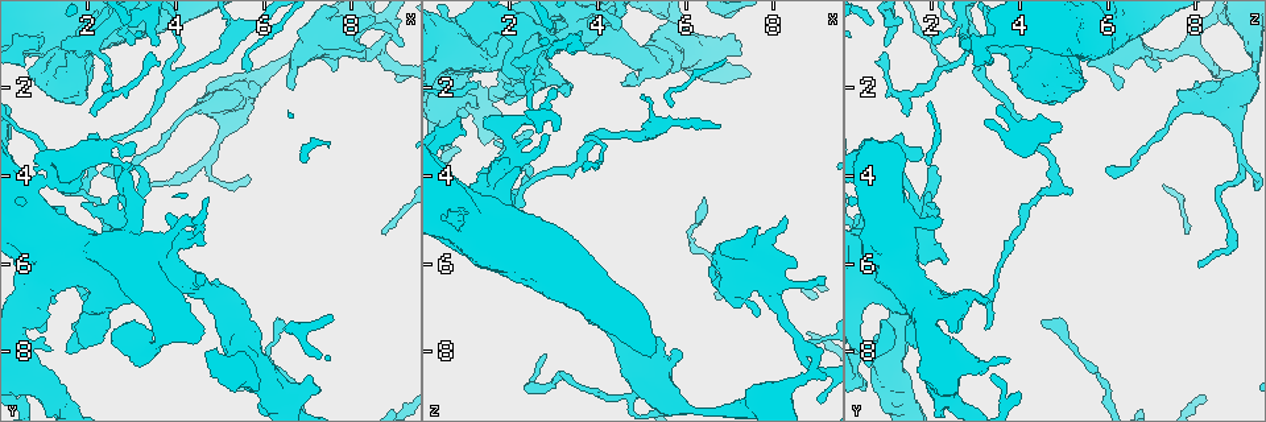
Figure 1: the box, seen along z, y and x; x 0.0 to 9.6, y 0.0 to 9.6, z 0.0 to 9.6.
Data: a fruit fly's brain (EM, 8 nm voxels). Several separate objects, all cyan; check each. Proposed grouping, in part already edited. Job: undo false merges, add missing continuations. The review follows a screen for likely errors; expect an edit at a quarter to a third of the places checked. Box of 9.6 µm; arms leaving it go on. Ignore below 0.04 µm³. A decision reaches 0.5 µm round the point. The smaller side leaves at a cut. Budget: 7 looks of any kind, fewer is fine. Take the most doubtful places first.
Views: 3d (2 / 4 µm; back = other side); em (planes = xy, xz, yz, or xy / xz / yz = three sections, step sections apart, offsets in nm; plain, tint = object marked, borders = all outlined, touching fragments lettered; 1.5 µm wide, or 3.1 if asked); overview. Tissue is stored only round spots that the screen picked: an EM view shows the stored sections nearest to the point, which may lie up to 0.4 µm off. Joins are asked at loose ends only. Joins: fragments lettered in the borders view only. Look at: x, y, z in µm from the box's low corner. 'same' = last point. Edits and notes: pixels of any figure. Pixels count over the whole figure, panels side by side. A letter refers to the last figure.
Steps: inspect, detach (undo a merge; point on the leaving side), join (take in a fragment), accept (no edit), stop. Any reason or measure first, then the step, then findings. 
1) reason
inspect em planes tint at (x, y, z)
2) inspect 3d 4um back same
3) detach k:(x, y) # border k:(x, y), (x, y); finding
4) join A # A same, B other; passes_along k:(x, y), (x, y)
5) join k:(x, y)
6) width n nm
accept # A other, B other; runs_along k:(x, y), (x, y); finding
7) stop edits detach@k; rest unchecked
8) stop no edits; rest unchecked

stops while still wide
inspect 3d 2um at (8.25, 1.05, 4.85)

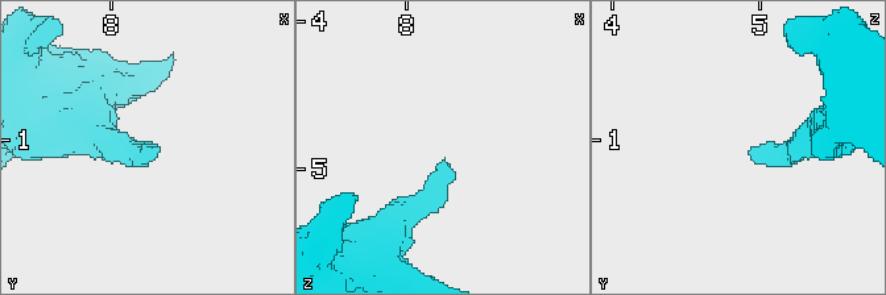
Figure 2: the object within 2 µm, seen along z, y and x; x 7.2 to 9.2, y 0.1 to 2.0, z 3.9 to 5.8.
now the EM
inspect em planes tint at (8.28, 1.08, 4.90)

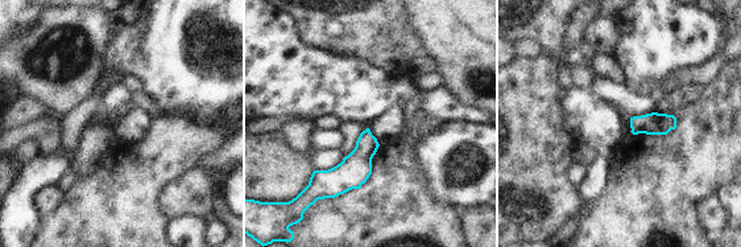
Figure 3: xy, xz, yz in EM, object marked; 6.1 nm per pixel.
inspect em planes borders same

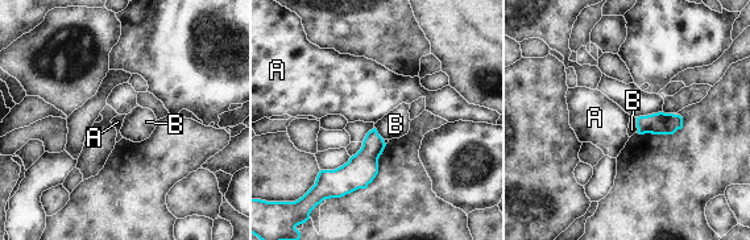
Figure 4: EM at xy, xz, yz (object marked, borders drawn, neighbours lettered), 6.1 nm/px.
longest_contact B 90 nm
accept # A other, B other; border 4:(635, 118), (637, 131); no lettered fragment goes on from it

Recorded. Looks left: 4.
branch stops here
inspect 3d 4um at (9.00, 1.90, 9.20)

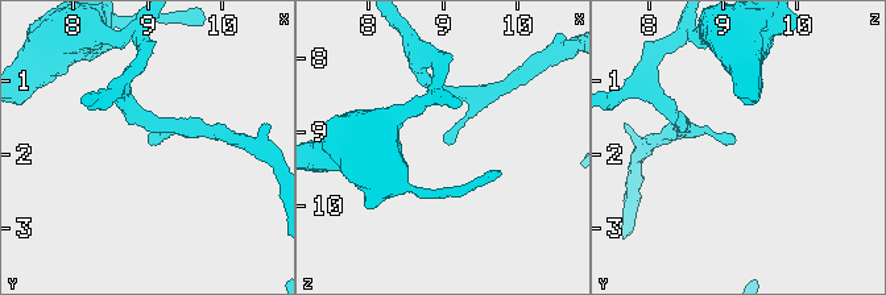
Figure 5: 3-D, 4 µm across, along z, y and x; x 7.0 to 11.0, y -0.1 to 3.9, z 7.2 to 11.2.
need the tissue
inspect em planes borders at (9.05, 1.85, 9.15)

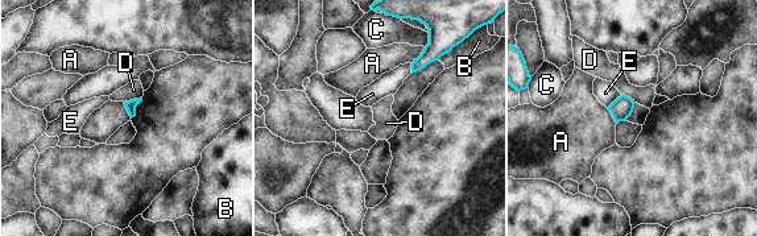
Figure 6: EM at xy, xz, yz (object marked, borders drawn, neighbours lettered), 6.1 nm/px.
accept # A other, B other, C other, D other, E other; border 6:(141, 96), (124, 102); no lettered fragment goes on from it

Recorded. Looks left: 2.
stop no edits; rest unchecked

